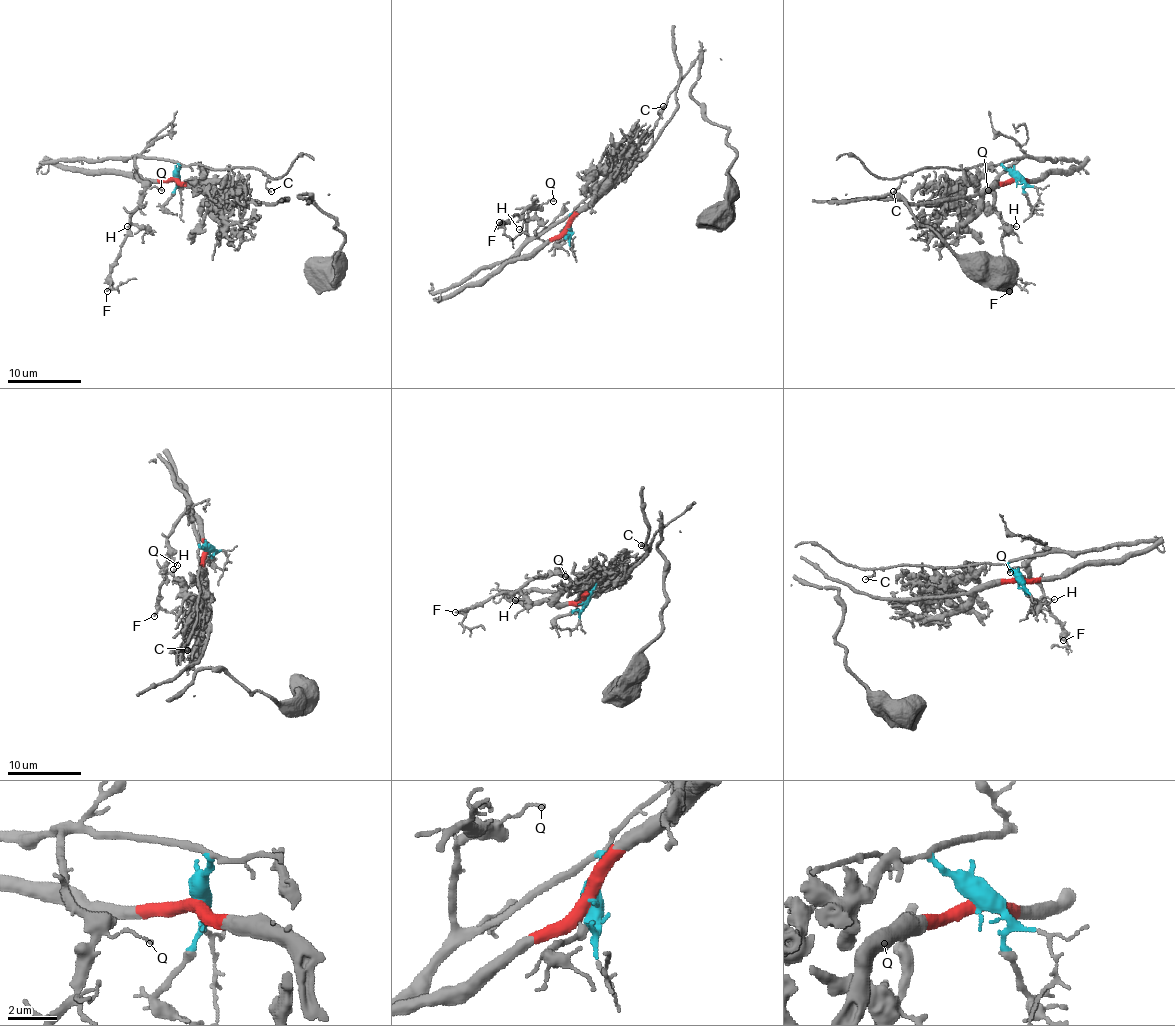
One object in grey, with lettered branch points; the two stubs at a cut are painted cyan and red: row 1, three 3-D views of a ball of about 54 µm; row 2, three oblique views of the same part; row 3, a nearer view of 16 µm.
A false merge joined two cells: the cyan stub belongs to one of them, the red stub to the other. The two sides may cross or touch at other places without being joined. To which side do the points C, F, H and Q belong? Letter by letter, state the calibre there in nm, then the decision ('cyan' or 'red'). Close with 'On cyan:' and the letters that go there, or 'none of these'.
C: 120 nm | cyan
F: 120 nm | cyan
H: 100 nm | cyan
Q: 100 nm | cyan
On cyan: C, F, H, Q

